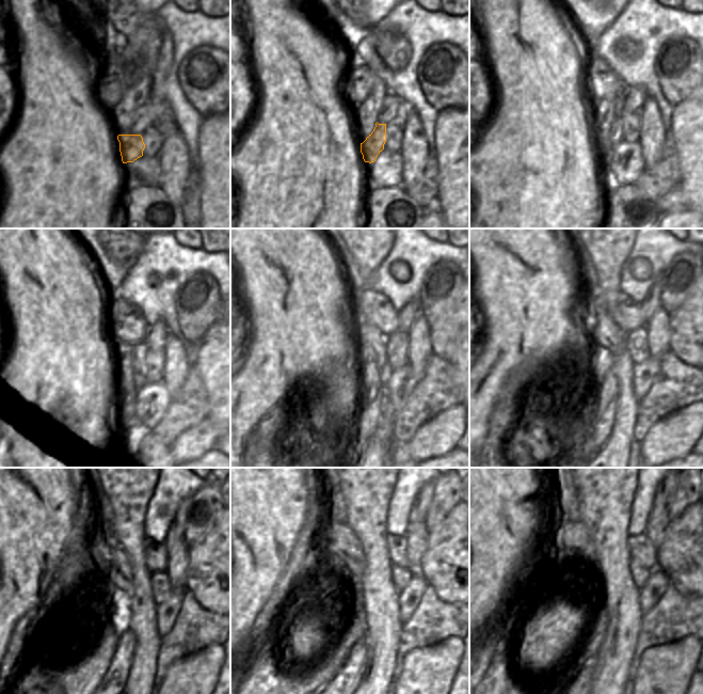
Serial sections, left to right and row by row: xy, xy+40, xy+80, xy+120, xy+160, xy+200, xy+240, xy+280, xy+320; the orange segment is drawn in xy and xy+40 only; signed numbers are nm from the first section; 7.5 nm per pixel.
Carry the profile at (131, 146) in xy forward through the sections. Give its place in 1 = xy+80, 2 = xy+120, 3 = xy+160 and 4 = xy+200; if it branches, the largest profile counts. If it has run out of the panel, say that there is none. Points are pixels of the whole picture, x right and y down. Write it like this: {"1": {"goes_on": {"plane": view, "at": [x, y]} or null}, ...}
{"1": {"goes_on": {"plane": "xy+80", "at": [617, 130]}}, "2": {"goes_on": {"plane": "xy+120", "at": [140, 369]}}, "3": {"goes_on": {"plane": "xy+160", "at": [364, 333]}}, "4": {"goes_on": {"plane": "xy+200", "at": [592, 317]}}}

